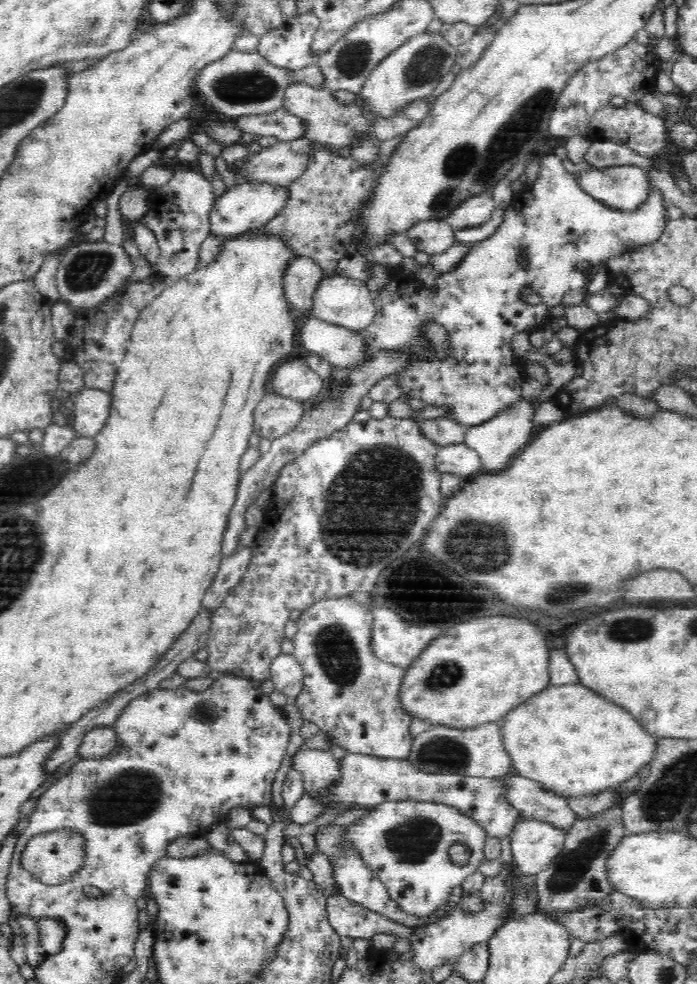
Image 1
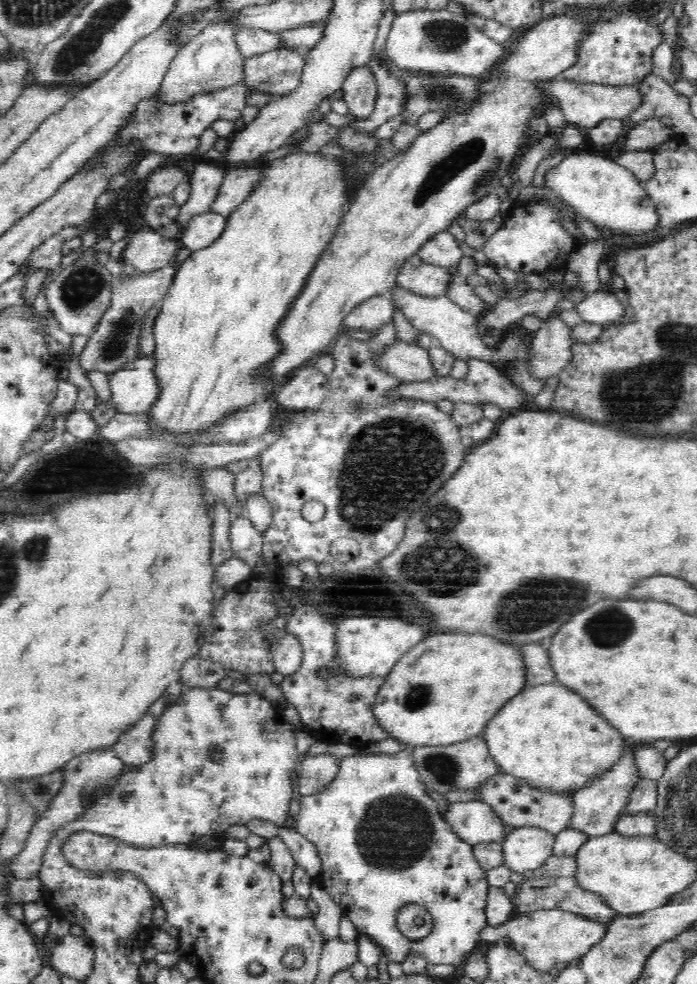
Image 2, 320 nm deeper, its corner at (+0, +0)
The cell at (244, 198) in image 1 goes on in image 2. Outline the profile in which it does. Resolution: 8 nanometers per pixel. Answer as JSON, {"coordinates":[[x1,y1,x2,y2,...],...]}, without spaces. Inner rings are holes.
{"coordinates":[[218,211,198,214,180,235,180,246,187,247,191,252,200,251,211,246,226,229,227,217]]}

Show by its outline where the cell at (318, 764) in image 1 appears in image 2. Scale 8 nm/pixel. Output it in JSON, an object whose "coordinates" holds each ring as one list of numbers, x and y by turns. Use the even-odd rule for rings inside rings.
{"coordinates":[[408,748,398,754,357,754,354,756,343,757,337,759,336,776,334,780,320,791,318,794,300,798,300,810,296,817,295,829,304,835,309,842,316,848,320,860,322,861,322,870,318,878,321,879,322,888,332,895,336,904,342,909,343,916,348,917,360,934,366,935,374,939,381,948,383,948,385,958,388,961,401,963,406,960,406,956,411,953,418,952,420,956,424,957,431,964,449,964,456,965,460,963,464,956,472,949,477,948,480,943,480,932,487,925,488,919,485,913,485,906,487,903,487,880,486,871,479,865,473,854,473,848,464,845,462,840,457,840,455,834,449,830,449,827,441,818,441,800,434,796,426,785,422,783,420,775,412,768,412,761,409,758,412,754],[404,903,418,903,422,908,428,909,428,913,433,920,434,930,430,931,428,936,421,939,412,940,406,938,398,929,395,923,395,914,397,908]]}

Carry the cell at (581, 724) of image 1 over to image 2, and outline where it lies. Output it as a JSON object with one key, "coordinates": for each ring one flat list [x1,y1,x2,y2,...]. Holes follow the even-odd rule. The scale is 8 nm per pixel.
{"coordinates":[[556,683,526,686,512,698,512,702,508,702,508,706,504,706,504,710,496,714,496,718,492,718,492,722,488,722,486,732,481,736,486,740,500,772,536,789,568,794,588,787,592,781,608,773,632,746,606,718,588,706,582,696]]}

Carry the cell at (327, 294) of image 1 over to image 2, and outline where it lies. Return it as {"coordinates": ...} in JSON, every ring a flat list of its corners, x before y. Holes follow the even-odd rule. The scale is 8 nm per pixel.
{"coordinates":[[389,295,372,296,344,315,344,326,368,331,376,330,393,320,393,306,394,302]]}

